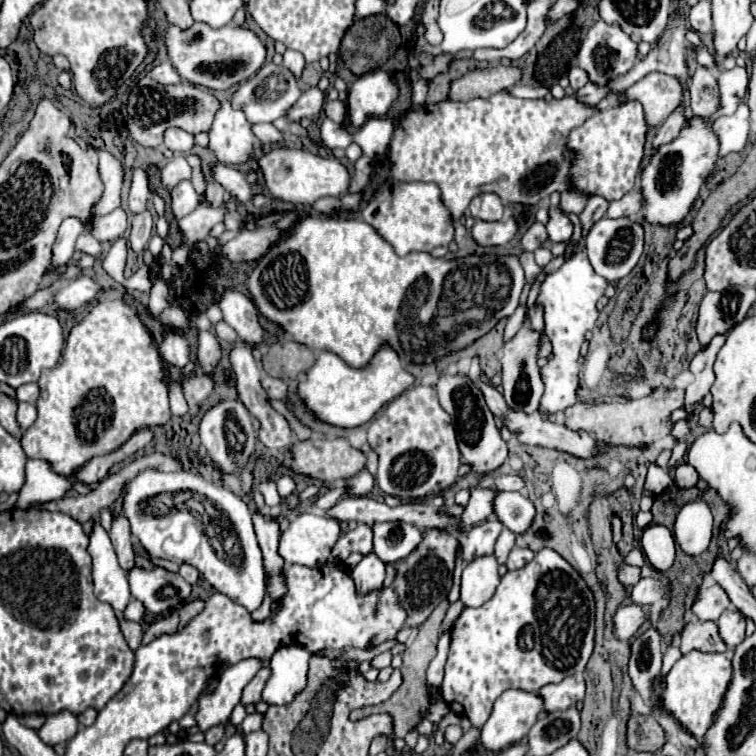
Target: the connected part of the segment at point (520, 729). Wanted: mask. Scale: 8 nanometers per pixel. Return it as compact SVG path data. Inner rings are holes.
M507 690L495 704L489 720L481 728L479 742L485 750L499 752L519 740L523 740L535 724L539 712L543 710L543 700L537 694Z

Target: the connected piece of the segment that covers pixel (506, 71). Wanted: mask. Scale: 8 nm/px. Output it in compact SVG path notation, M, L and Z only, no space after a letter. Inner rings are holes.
M497 64L485 70L473 70L451 84L449 98L459 102L467 102L471 98L487 98L495 92L501 92L505 88L519 84L521 76L523 76L523 70L519 66Z

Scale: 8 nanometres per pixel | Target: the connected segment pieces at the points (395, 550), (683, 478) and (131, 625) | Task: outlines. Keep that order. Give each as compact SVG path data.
M375 522L373 530L373 552L383 562L395 562L407 556L421 540L421 530L407 522Z
M687 462L678 467L675 467L675 485L679 488L688 489L693 486L696 486L699 476L696 470Z
M121 620L119 626L121 626L121 632L123 632L129 648L137 650L141 646L141 636L143 636L140 623L131 622L131 620Z

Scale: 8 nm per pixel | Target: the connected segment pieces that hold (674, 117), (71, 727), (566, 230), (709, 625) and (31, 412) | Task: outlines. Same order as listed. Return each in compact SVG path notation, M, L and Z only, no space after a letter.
M681 106L681 108L677 108L677 110L675 110L667 120L665 120L665 124L657 130L657 136L653 138L651 148L647 148L647 150L645 150L645 156L643 156L641 166L639 166L639 174L641 174L641 172L643 172L643 168L649 164L651 156L657 152L657 148L659 148L659 146L663 146L663 144L669 144L669 142L671 142L671 140L681 132L683 122L685 122L685 118L683 118L683 106Z
M59 712L59 714L47 716L43 726L37 730L37 734L45 744L55 746L71 740L71 736L75 736L77 730L79 730L77 716L73 716L71 712Z
M554 192L549 198L549 220L545 226L551 242L569 242L573 234L573 224L560 208L560 196L559 192Z
M687 620L683 630L679 632L679 648L683 654L691 650L701 650L701 652L725 652L727 646L723 644L717 624L715 622L703 622L703 620Z
M19 402L17 422L19 422L21 430L27 430L35 420L37 420L37 410L35 410L35 406L33 406L33 404L27 404L27 402Z

